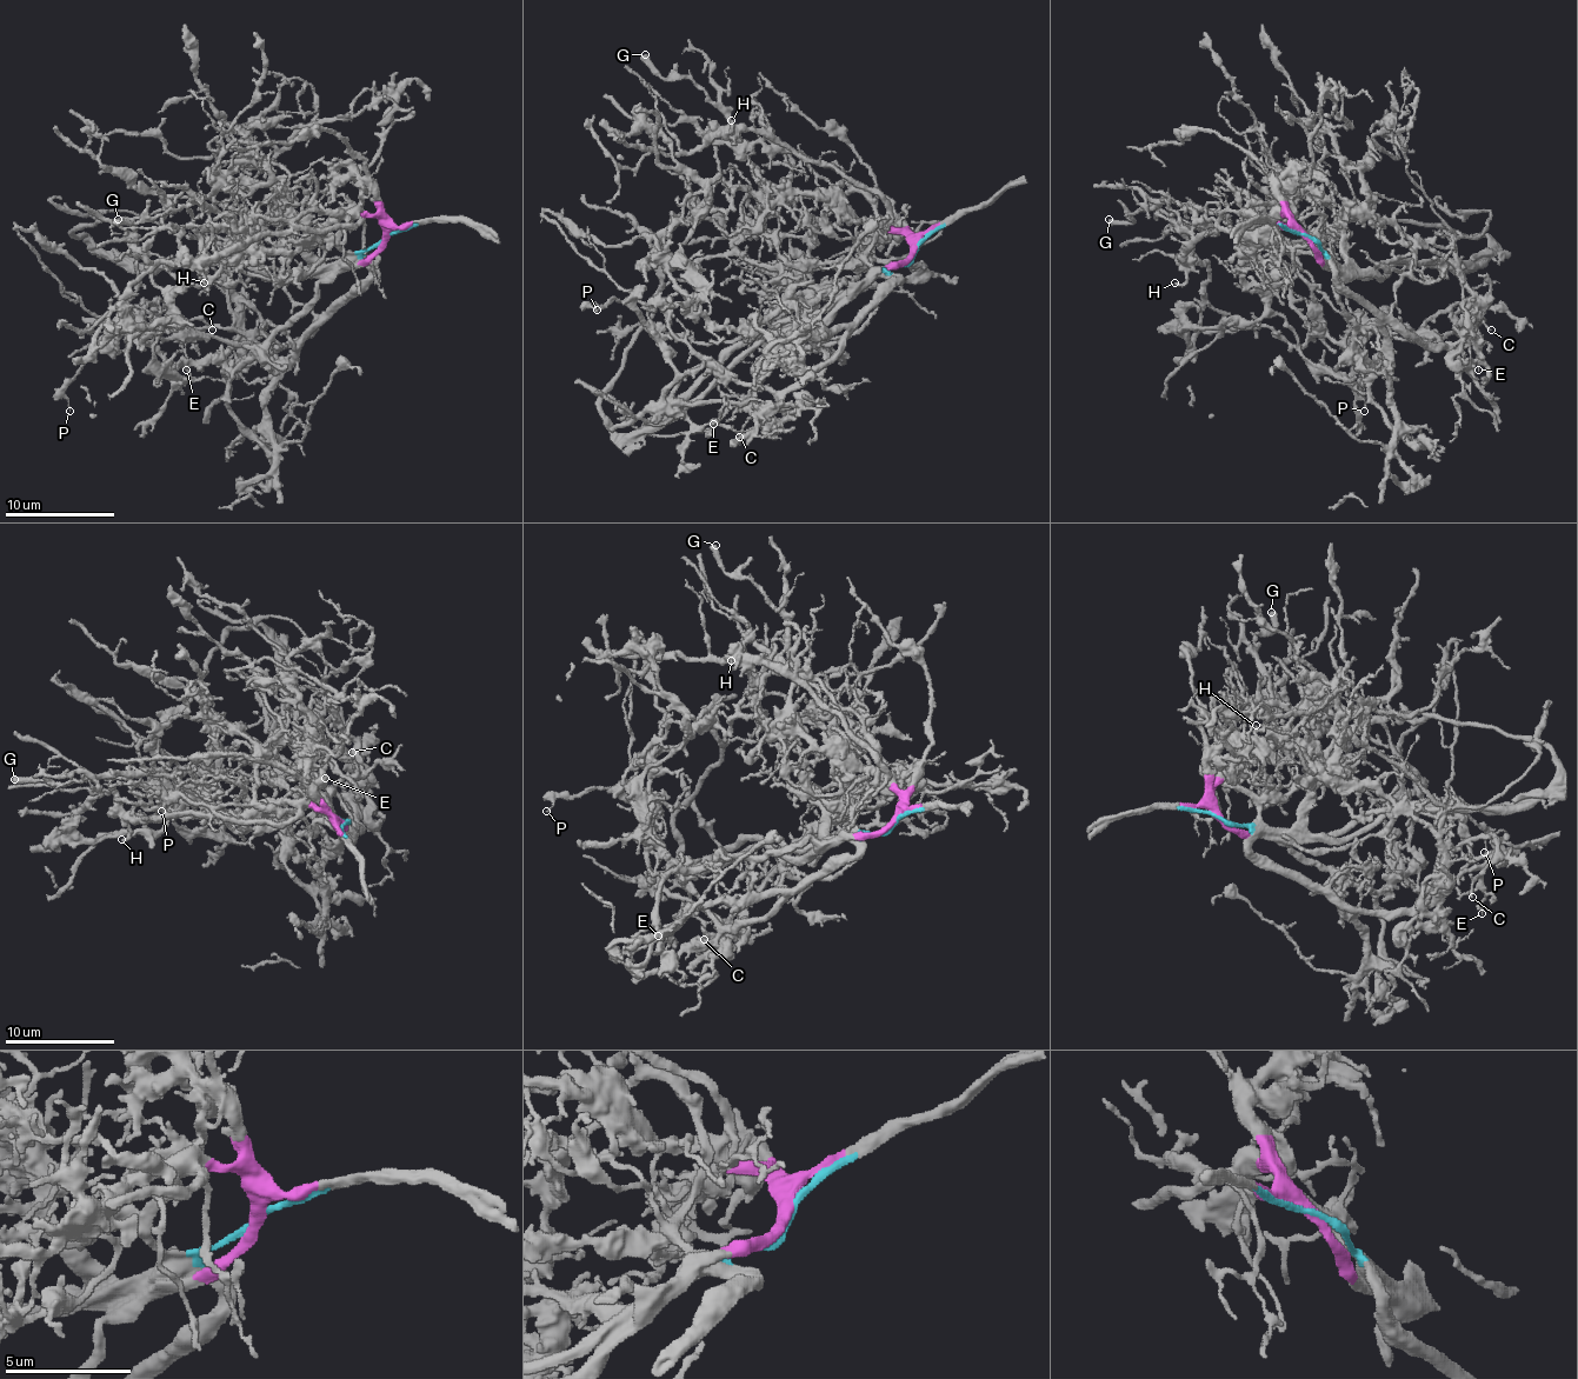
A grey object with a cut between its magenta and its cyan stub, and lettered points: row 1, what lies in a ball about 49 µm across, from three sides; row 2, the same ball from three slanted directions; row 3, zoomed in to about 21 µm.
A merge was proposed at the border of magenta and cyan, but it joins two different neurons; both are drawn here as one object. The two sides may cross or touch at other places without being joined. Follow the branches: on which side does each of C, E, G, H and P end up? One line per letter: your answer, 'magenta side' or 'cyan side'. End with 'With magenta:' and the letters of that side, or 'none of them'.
C: cyan side
E: cyan side
G: magenta side
H: magenta side
P: cyan side
With magenta: G, H

